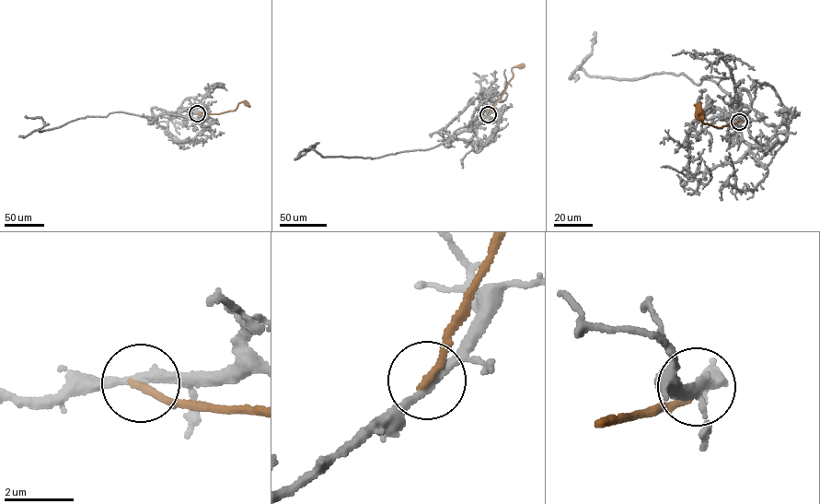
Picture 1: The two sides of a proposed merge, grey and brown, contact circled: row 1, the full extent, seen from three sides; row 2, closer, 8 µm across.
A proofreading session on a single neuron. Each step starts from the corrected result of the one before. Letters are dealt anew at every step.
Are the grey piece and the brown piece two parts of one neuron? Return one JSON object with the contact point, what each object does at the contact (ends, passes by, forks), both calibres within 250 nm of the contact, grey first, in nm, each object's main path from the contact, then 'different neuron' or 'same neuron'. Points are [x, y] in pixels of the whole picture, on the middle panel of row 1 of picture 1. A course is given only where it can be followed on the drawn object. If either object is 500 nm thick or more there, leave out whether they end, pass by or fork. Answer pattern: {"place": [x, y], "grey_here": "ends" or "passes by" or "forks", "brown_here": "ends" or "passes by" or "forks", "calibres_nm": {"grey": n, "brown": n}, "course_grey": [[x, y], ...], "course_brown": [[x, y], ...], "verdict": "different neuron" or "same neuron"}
{"place": [488, 114], "grey_here": "passes by", "brown_here": "ends", "calibres_nm": {"grey": 260, "brown": 240}, "course_grey": [[488, 114], [446, 139], [449, 147], [444, 143], [371, 158], [322, 157], [311, 148], [315, 145], [294, 159]], "course_brown": [[488, 114], [512, 78], [513, 67], [519, 66]], "verdict": "different neuron"}

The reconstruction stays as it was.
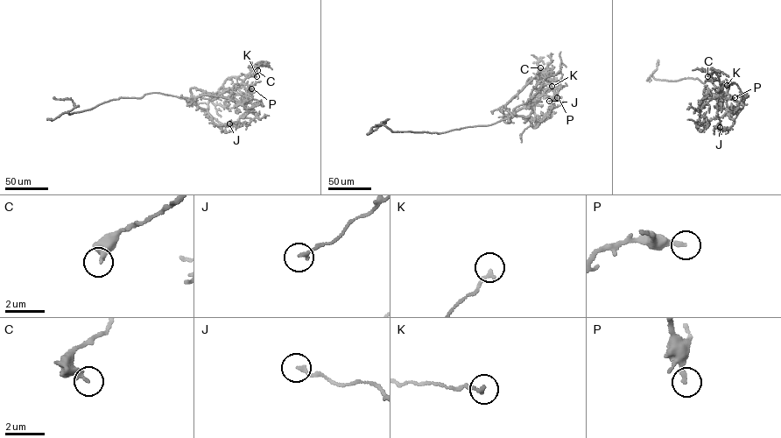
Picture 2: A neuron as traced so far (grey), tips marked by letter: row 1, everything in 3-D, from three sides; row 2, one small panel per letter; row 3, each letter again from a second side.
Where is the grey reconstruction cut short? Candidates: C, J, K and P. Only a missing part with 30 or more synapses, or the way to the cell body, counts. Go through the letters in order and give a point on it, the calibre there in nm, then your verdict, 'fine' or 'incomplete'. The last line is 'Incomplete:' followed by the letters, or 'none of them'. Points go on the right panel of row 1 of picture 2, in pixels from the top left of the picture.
C: (707, 76) | 280 nm | fine
J: (720, 127) | 190 nm | fine
K: (727, 85) | 180 nm | fine
P: (735, 97) | 240 nm | fine
Incomplete: none of them

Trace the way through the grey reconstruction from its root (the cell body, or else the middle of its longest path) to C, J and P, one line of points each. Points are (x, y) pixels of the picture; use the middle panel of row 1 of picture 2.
C: (480, 125), (505, 119), (510, 120), (508, 123), (506, 116), (530, 103), (539, 88), (540, 67)
J: (480, 125), (515, 116), (540, 121), (552, 109), (555, 98), (549, 101)
P: (480, 125), (505, 119), (510, 120), (508, 123), (504, 121), (506, 116), (530, 103), (547, 83), (557, 97)

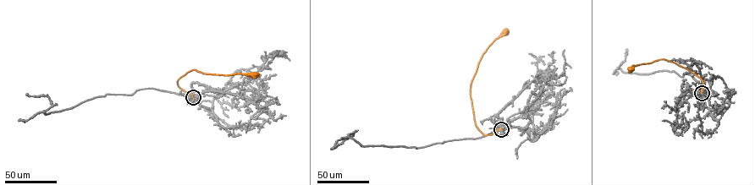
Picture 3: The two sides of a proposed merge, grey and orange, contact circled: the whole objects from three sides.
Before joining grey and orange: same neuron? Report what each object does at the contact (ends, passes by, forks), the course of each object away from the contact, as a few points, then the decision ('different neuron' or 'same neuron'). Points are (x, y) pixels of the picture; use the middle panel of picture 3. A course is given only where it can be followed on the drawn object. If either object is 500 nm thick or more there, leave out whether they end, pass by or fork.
course grey (501, 129), (475, 138), (449, 140), (416, 148), (361, 146), (349, 136), (353, 133), (330, 149); course orange (501, 129), (489, 134), (479, 130), (474, 117), (471, 84), (482, 56), (495, 40), (504, 33); same neuron

